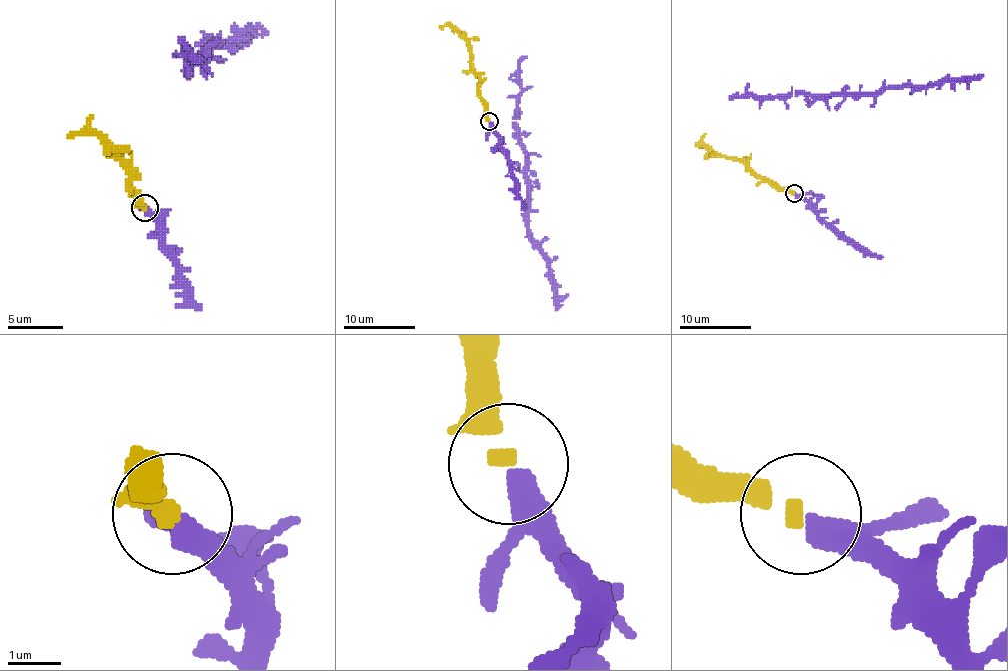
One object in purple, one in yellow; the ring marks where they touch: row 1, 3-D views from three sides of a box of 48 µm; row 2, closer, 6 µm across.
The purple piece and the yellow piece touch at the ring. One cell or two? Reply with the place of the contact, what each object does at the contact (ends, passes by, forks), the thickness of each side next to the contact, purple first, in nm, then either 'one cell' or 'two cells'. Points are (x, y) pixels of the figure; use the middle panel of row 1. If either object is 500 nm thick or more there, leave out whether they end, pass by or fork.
place (489, 121); purple ends; yellow ends; calibres 440 and 280 nm; one cell

